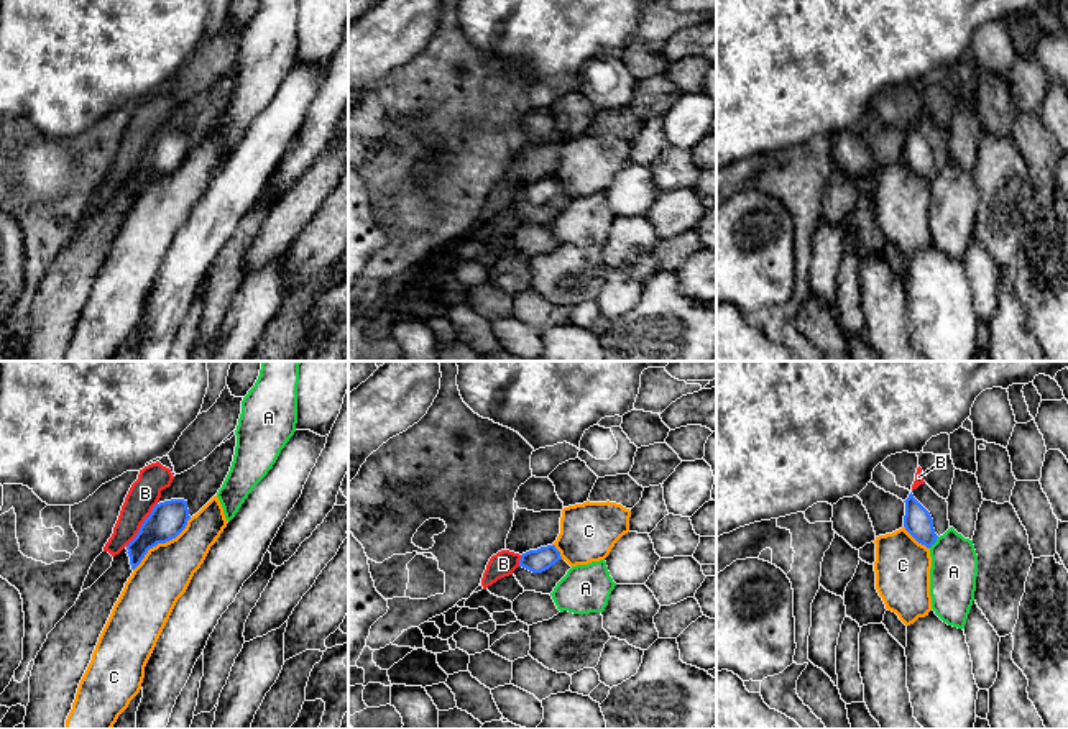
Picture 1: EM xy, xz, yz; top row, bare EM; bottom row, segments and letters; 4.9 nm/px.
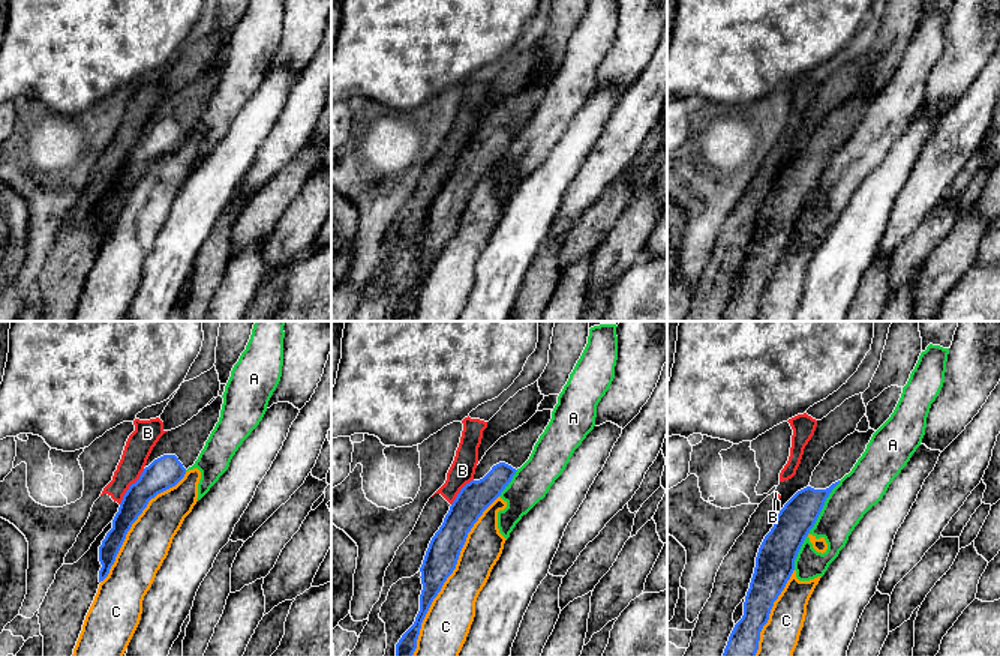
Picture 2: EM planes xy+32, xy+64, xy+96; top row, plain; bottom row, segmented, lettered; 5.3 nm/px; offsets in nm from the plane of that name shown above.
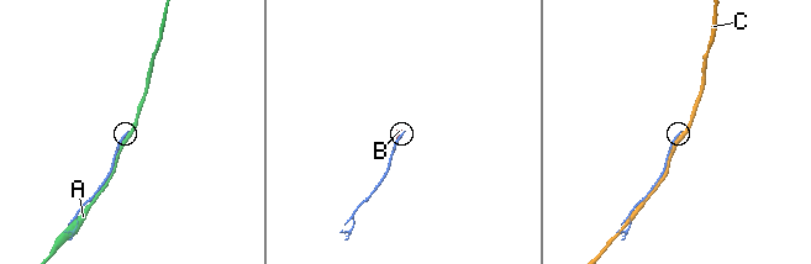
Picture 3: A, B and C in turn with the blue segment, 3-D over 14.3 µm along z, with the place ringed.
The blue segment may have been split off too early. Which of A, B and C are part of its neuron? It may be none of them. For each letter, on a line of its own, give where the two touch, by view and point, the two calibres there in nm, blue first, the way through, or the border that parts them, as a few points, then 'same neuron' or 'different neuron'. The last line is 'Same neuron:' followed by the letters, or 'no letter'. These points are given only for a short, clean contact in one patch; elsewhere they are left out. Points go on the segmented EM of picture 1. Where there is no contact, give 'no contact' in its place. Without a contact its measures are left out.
A: contact yz (934, 542); calibres 140 and 220 nm; different neuron
B: contact xy (142, 524); calibres 180 and 150 nm; border xy (156, 503), (140, 531), (125, 545); different neuron
C: contact xy (161, 542); calibres 180 and 260 nm; different neuron
Same neuron: no letter

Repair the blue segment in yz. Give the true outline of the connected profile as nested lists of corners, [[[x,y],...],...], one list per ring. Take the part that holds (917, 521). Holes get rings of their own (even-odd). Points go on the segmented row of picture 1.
[[[927,483],[910,491],[905,502],[904,527],[922,545],[930,548],[950,529],[948,502]]]

